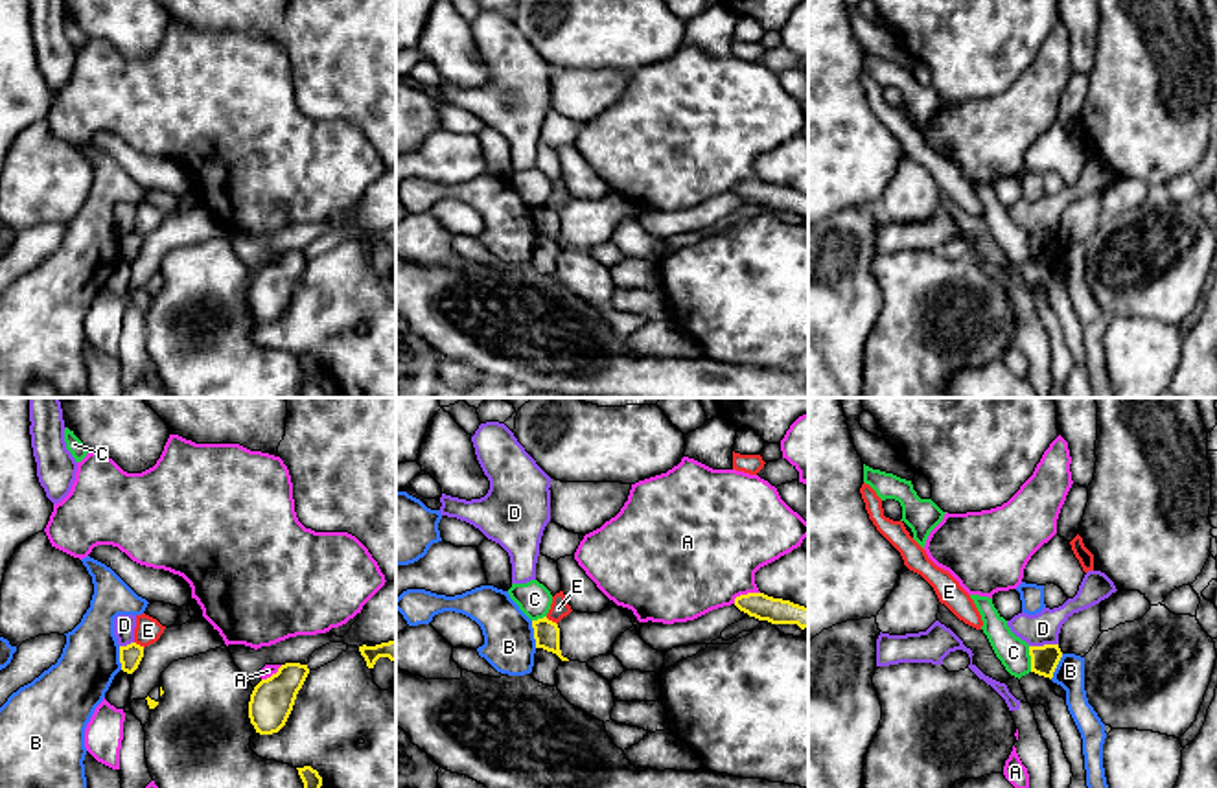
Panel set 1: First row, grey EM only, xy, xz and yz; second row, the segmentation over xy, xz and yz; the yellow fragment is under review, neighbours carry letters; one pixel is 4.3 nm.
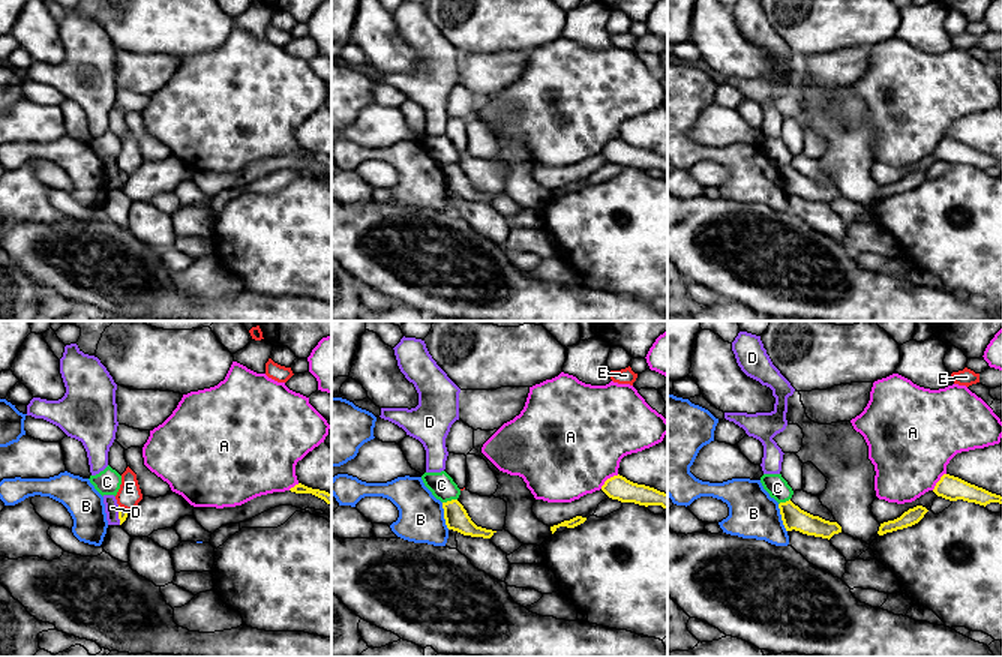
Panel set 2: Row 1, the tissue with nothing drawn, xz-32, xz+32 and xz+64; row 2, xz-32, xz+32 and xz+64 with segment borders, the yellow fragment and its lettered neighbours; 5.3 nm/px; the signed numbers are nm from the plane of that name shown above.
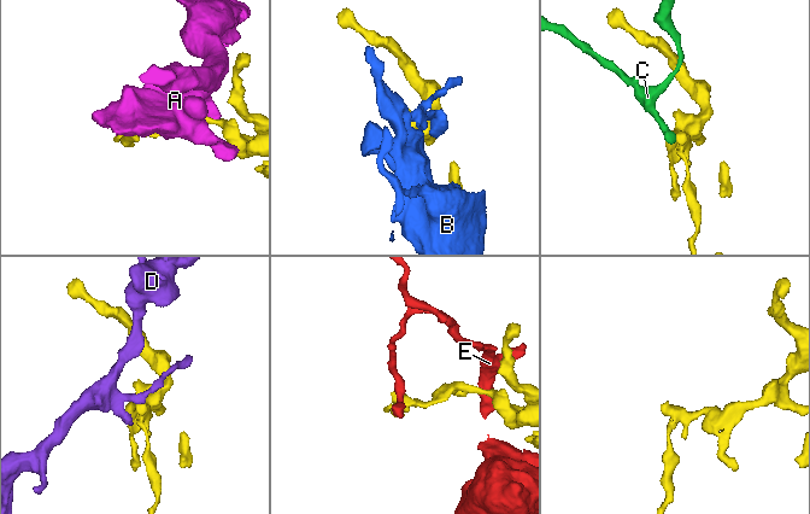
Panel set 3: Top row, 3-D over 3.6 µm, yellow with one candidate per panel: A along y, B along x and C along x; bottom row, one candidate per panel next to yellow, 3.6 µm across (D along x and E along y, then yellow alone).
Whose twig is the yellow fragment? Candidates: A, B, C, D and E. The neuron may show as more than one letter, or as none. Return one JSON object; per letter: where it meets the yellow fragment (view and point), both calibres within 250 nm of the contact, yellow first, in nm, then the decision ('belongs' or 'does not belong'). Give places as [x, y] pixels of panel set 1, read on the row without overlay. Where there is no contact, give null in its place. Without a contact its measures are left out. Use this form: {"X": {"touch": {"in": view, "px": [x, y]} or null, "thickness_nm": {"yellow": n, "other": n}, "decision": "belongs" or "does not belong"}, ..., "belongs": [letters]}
{"A": {"touch": {"in": "xz", "px": [744, 183]}, "thickness_nm": {"yellow": 120, "other": 460}, "decision": "does not belong"}, "B": {"touch": {"in": "xz", "px": [534, 221]}, "thickness_nm": {"yellow": 110, "other": 220}, "decision": "does not belong"}, "C": {"touch": {"in": "yz", "px": [1031, 247]}, "thickness_nm": {"yellow": 120, "other": 140}, "decision": "does not belong"}, "D": {"touch": {"in": "yz", "px": [1043, 234]}, "thickness_nm": {"yellow": 120, "other": 140}, "decision": "does not belong"}, "E": {"touch": {"in": "xz", "px": [551, 208]}, "thickness_nm": {"yellow": 110, "other": 80}, "decision": "does not belong"}, "belongs": []}

